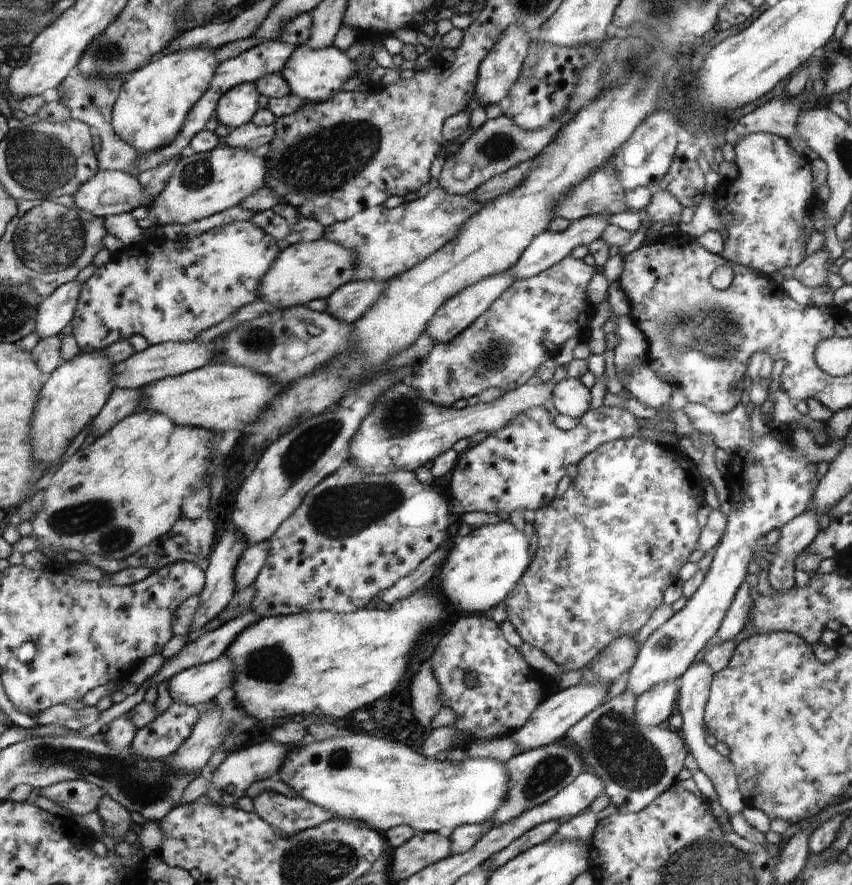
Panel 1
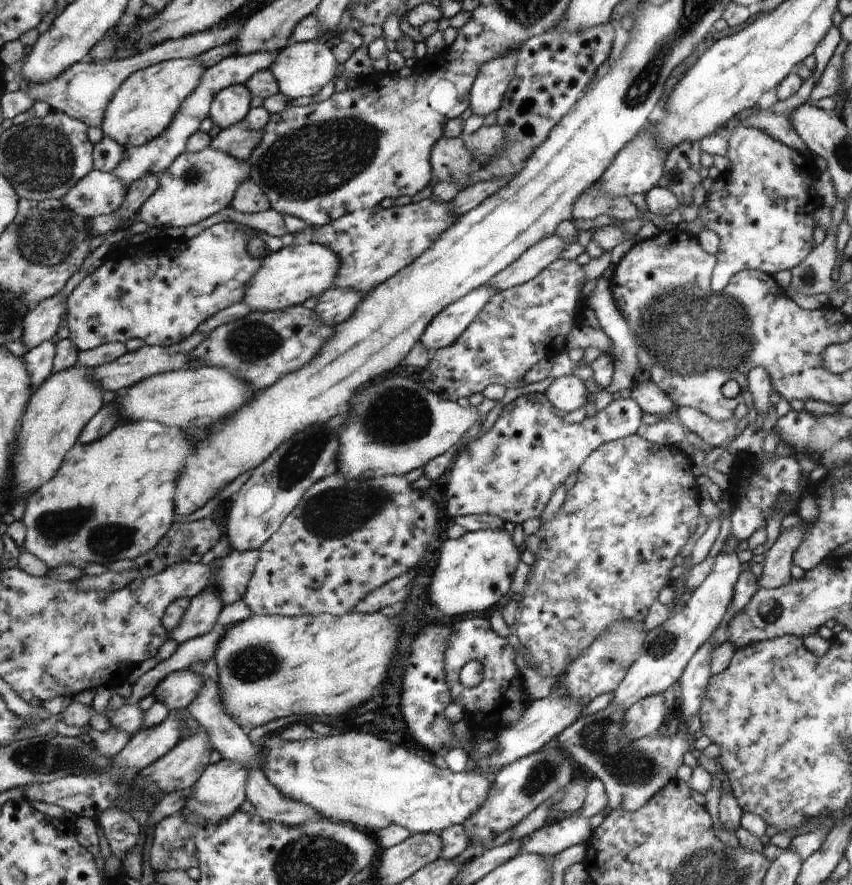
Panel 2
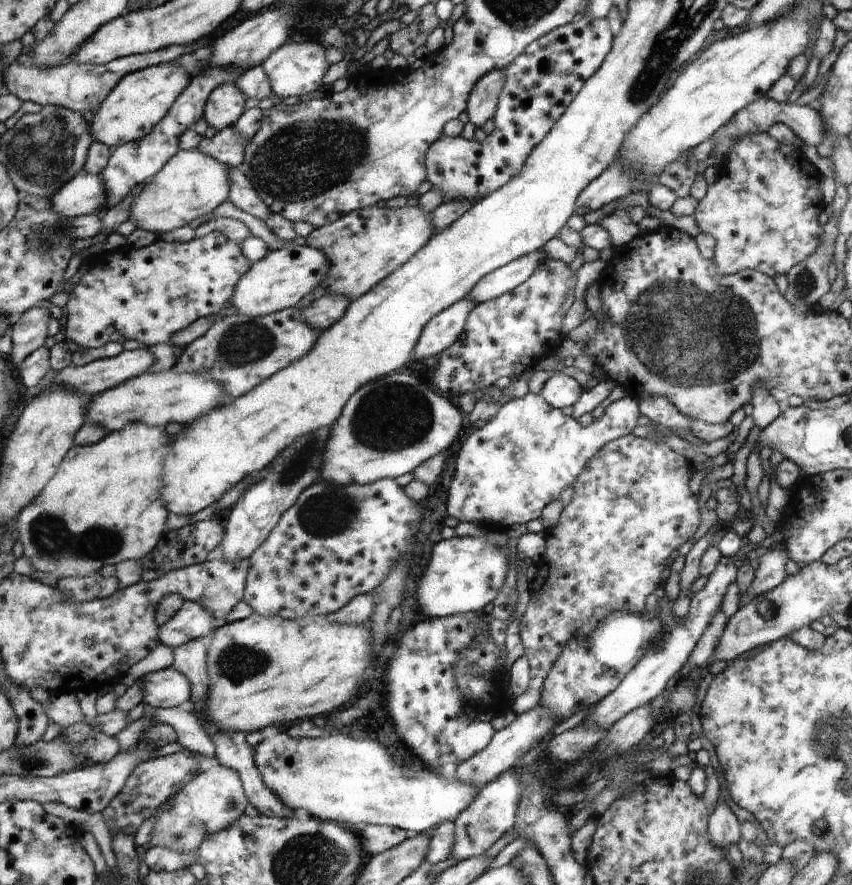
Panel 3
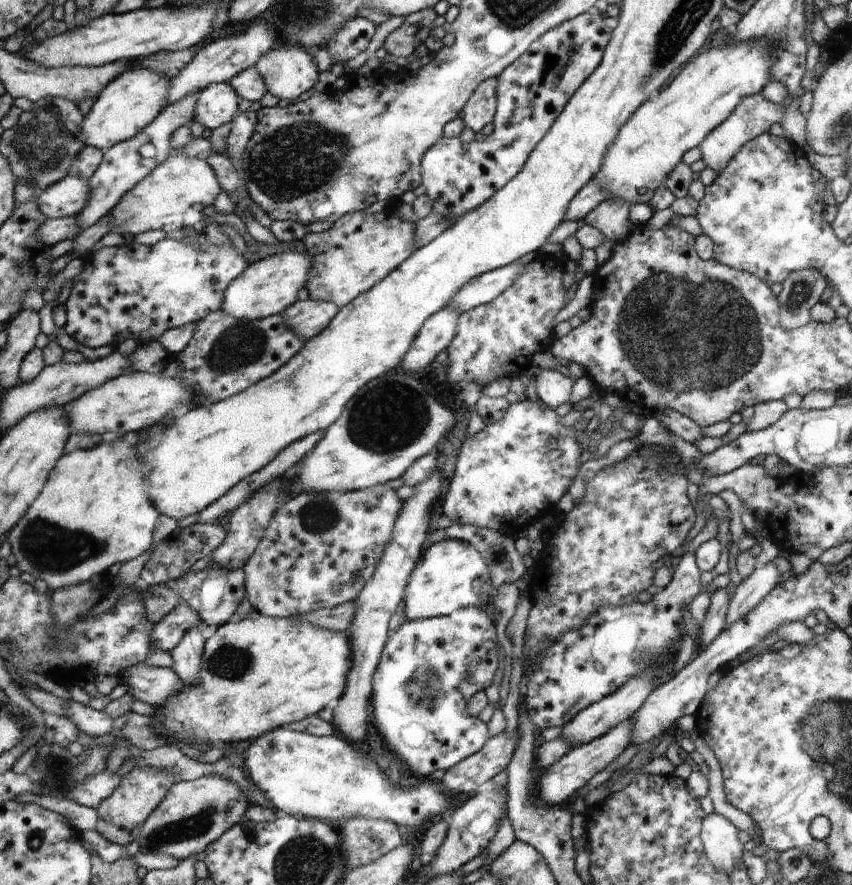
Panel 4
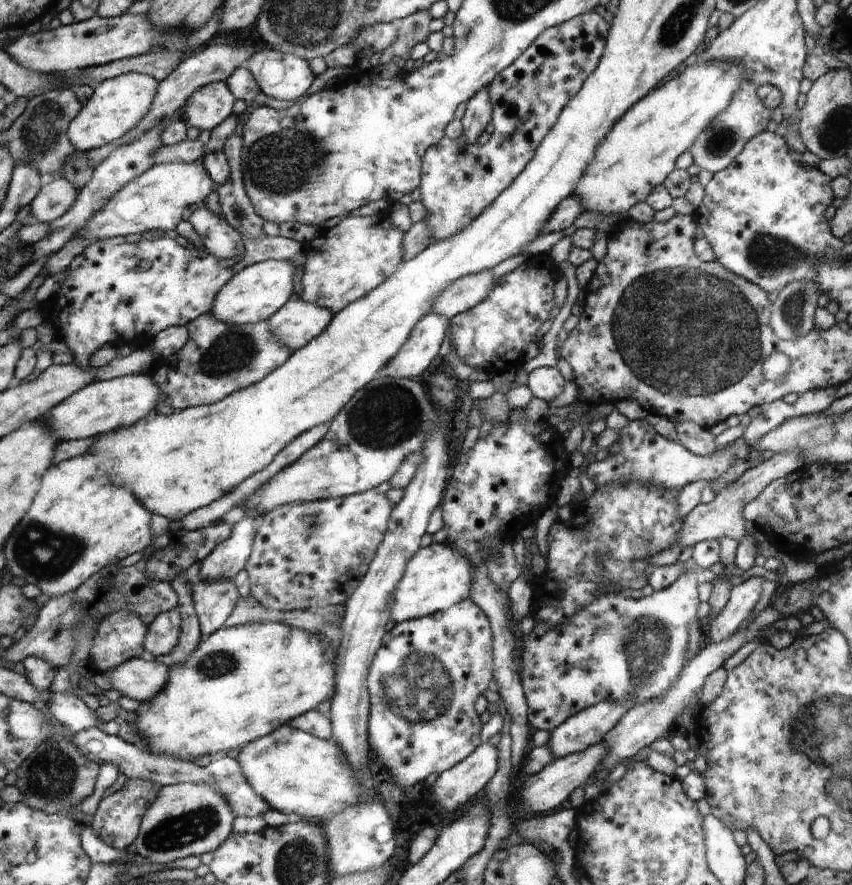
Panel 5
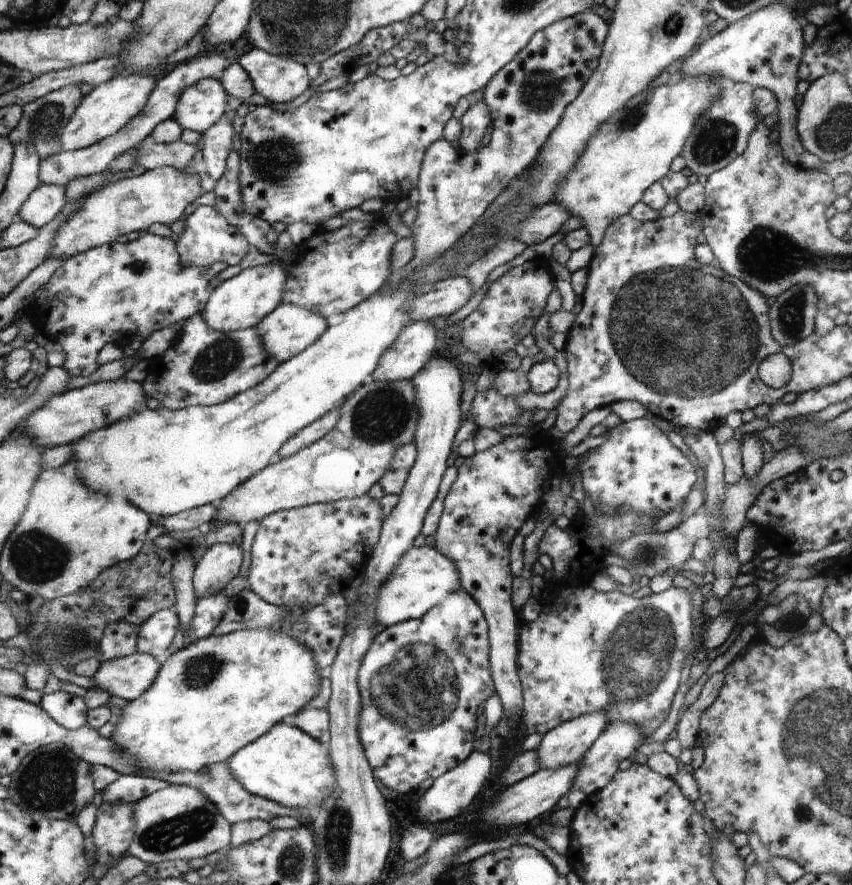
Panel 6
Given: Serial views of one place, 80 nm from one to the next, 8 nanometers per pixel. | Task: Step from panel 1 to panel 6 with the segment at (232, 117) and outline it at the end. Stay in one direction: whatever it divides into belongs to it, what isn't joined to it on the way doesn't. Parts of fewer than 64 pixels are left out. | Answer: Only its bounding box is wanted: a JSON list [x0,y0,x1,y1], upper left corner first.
[174,78,227,134]

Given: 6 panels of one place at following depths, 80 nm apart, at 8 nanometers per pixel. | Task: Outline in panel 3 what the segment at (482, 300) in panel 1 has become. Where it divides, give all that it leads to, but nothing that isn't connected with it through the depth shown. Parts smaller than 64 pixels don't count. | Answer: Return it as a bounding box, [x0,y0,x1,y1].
[413,298,476,361]

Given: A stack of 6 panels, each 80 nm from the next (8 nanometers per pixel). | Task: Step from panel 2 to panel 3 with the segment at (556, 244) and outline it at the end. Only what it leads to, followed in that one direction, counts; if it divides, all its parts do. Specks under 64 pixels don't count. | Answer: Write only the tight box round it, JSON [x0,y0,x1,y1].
[465,249,546,306]

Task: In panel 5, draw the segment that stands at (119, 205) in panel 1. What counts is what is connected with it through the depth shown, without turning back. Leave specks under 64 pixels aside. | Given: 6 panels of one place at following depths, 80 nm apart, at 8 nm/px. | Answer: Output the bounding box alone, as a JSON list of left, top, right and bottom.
[29,174,78,223]

